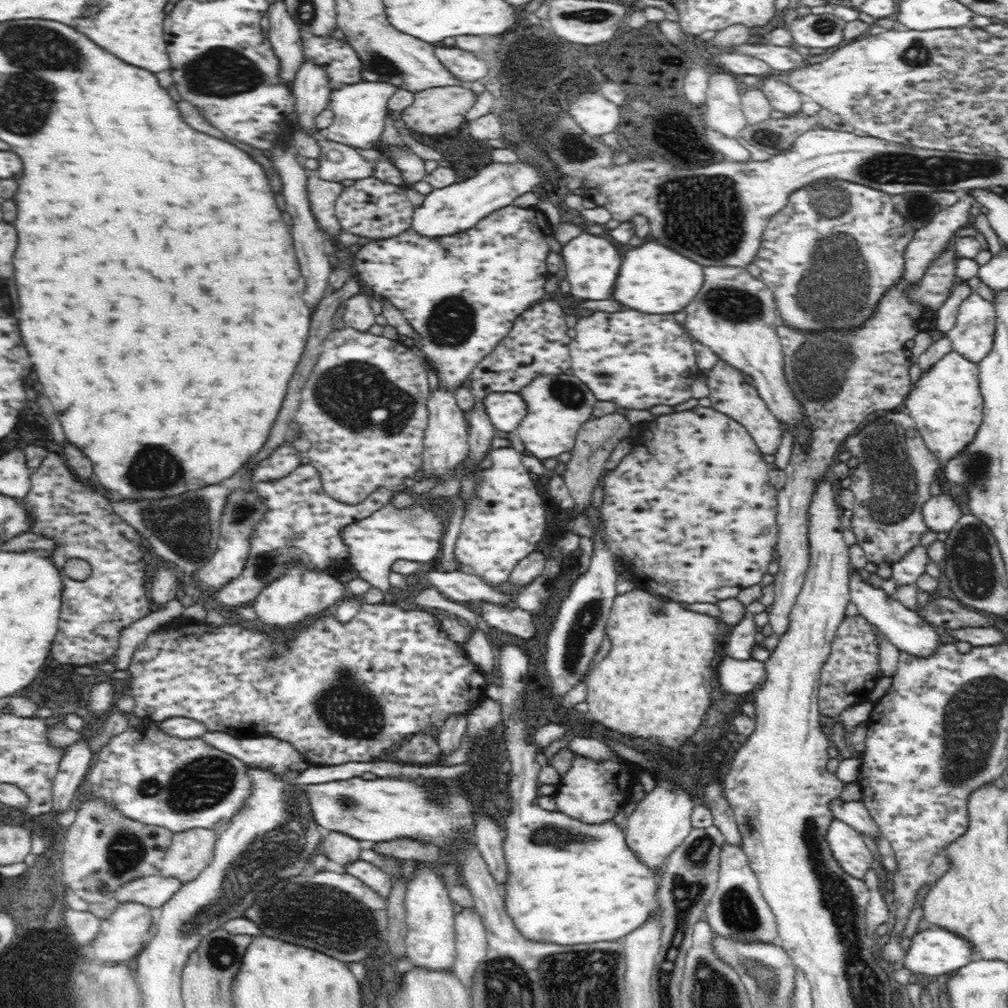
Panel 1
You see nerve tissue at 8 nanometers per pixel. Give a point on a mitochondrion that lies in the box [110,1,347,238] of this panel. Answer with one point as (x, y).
(222, 72)

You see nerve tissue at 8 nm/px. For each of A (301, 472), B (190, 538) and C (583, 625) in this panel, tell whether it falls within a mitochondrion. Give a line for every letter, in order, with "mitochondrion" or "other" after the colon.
A: other
B: mitochondrion
C: mitochondrion

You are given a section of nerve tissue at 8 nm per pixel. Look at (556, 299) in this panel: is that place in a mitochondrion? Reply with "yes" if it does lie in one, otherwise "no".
no

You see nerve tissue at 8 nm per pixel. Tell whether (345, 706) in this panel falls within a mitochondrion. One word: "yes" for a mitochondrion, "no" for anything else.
yes

